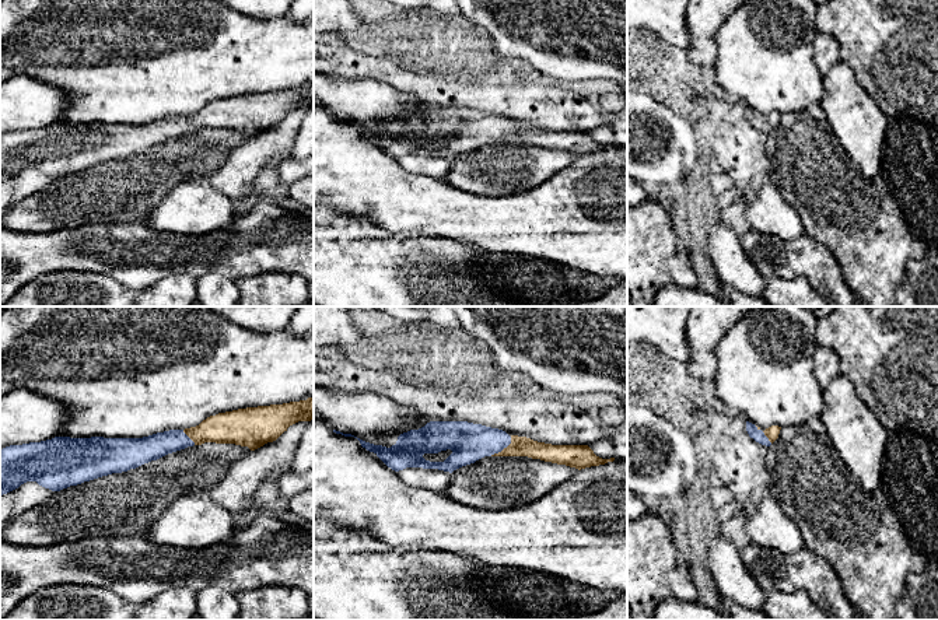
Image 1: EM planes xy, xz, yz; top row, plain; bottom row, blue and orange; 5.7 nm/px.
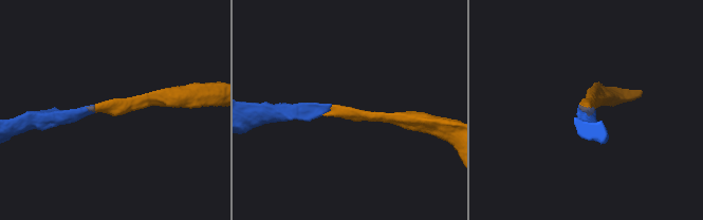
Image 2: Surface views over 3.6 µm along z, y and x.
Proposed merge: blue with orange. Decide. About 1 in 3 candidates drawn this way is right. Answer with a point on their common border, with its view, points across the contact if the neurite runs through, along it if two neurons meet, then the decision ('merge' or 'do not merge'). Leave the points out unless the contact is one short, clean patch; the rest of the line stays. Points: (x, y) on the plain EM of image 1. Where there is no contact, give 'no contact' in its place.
contact xz (503, 135); way xz (469, 129), (497, 129), (503, 135), (520, 132); merge

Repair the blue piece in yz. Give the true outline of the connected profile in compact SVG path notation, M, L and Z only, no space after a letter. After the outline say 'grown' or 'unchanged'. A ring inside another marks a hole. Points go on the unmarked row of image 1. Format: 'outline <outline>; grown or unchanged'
outline M746 108L746 118L749 123L766 133L770 133L778 125L780 116L781 113L771 112L762 118L760 113Z; grown

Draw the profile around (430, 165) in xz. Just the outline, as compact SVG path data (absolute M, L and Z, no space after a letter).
M406 154L396 158L396 162L405 171L444 179L449 172L452 160L438 155Z

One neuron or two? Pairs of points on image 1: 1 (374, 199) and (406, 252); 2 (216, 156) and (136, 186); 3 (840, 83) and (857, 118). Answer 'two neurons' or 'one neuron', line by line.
1: two neurons
2: one neuron
3: one neuron

